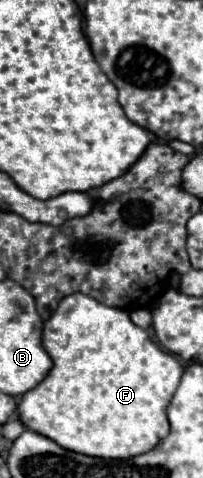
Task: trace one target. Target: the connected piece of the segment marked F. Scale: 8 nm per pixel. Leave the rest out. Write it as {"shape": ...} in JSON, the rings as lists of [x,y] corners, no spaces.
{"shape":[[[85,294],[65,296],[43,326],[43,348],[53,358],[53,368],[43,382],[23,394],[23,400],[17,406],[19,420],[25,428],[49,436],[49,440],[71,452],[113,460],[149,452],[169,434],[167,406],[181,382],[183,366],[175,356],[163,352],[143,328],[135,326],[129,312],[109,308]]]}

